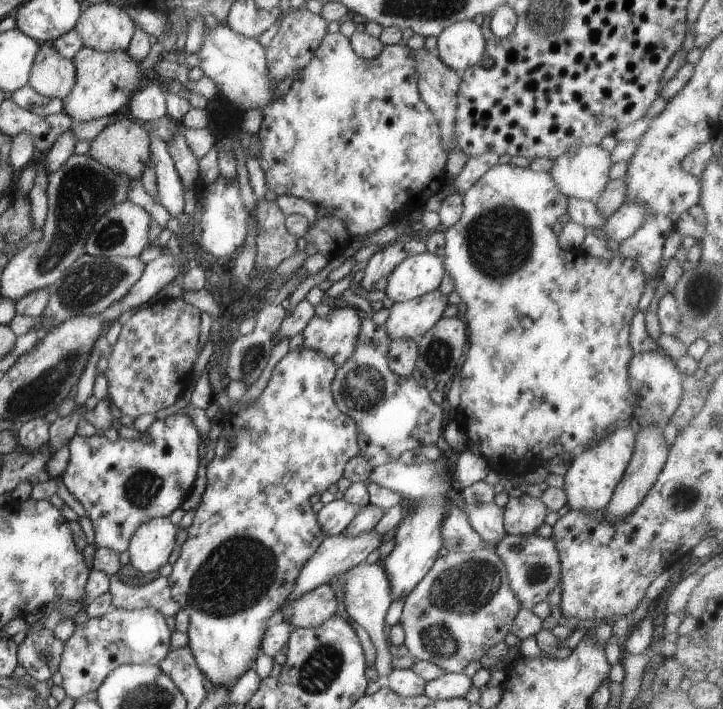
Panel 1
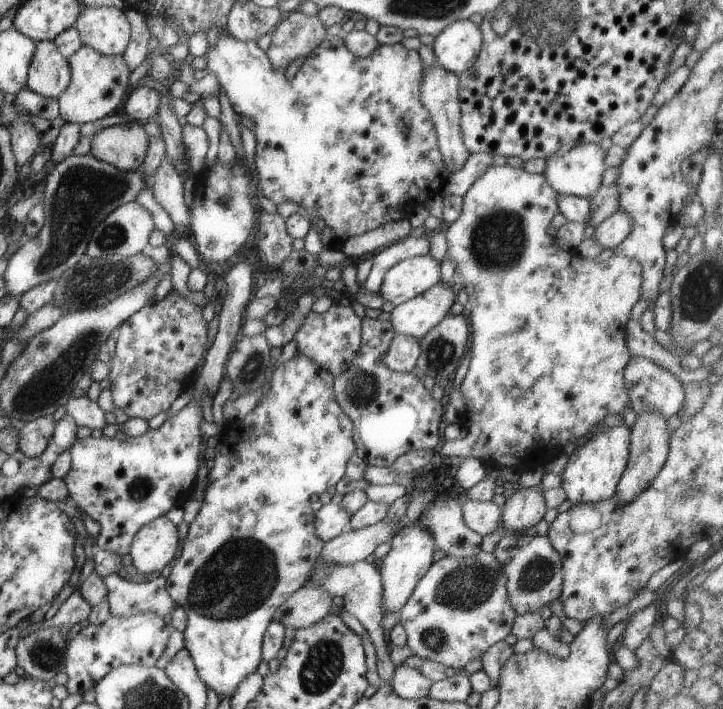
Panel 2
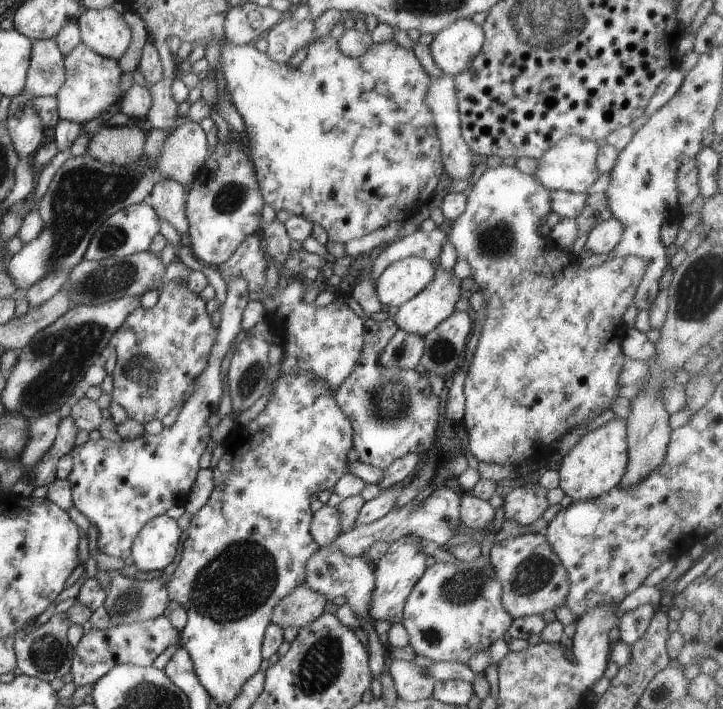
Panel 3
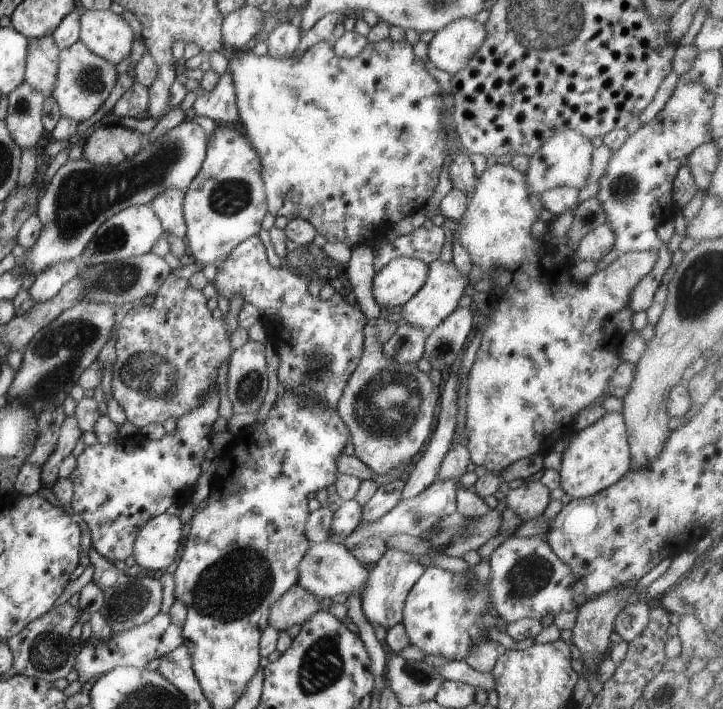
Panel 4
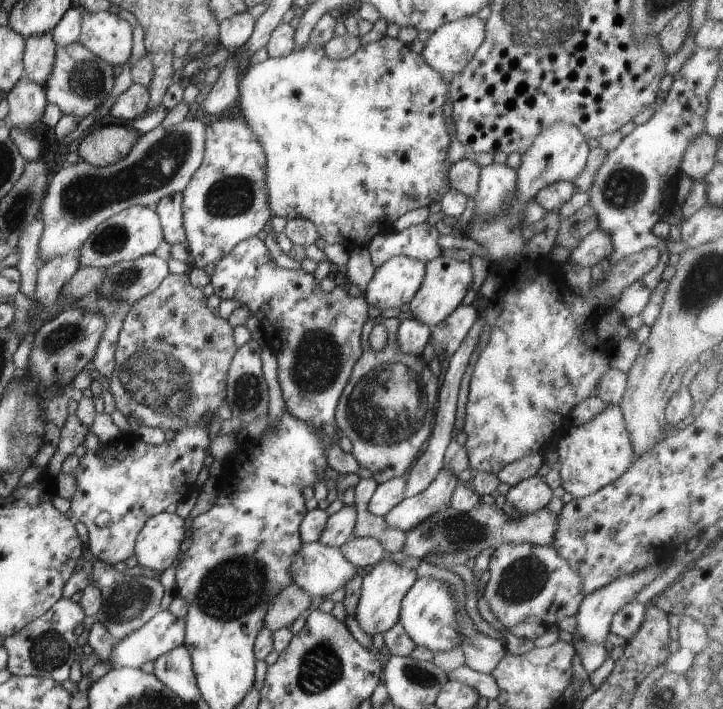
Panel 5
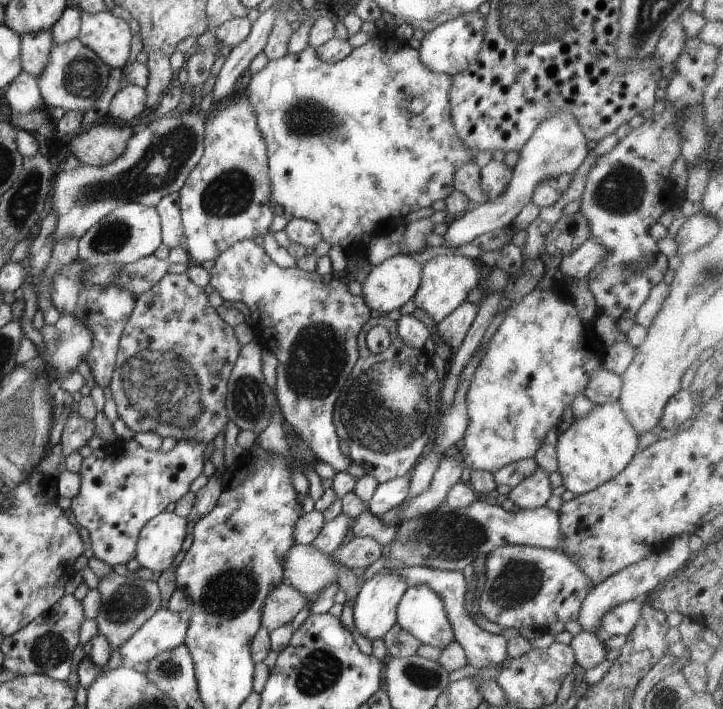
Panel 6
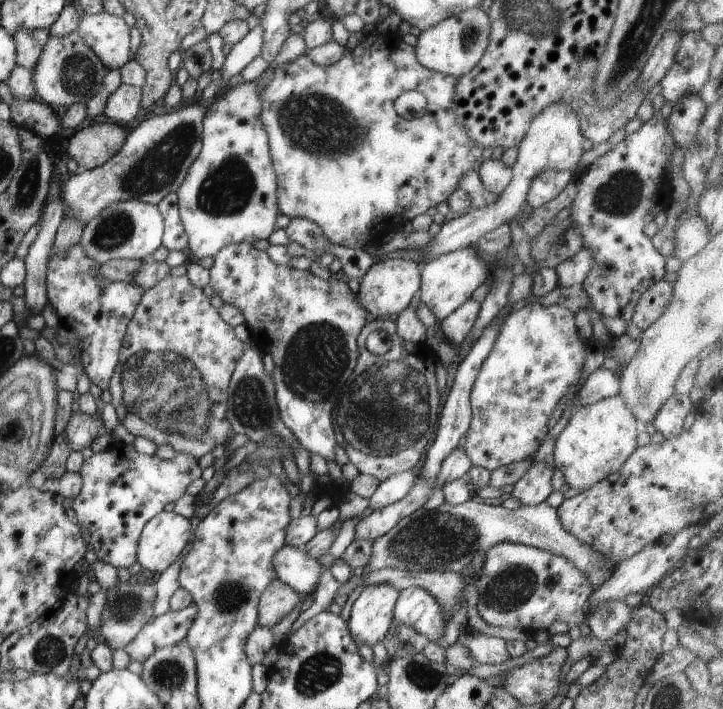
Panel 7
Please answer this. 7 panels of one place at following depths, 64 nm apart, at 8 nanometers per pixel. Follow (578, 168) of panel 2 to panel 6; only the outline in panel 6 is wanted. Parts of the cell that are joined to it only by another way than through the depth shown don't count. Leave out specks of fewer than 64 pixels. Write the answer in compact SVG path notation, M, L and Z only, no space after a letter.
M557 111L544 118L525 144L518 150L517 162L513 165L510 181L495 199L487 199L470 211L463 213L446 226L442 245L449 248L461 246L476 236L494 228L510 225L515 215L530 202L530 196L537 182L545 177L572 174L589 152L585 147L586 138L581 134L578 122L567 111Z

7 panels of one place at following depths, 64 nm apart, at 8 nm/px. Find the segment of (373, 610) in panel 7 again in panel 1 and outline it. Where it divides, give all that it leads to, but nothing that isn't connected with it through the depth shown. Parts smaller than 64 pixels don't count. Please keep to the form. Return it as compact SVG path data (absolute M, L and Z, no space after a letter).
M441 453L432 462L421 462L419 465L405 465L398 461L372 467L367 481L382 487L390 488L401 495L401 502L407 506L407 512L398 524L393 538L393 548L384 558L383 570L389 583L391 600L405 598L413 587L425 576L437 550L441 547L440 524L446 508L451 505L445 495L453 484L445 484L445 461Z

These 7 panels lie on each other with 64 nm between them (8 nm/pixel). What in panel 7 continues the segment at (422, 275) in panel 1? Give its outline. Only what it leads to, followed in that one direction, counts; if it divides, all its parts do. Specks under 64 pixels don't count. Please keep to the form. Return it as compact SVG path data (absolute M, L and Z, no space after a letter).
M379 258L375 260L361 277L356 293L359 304L366 312L375 314L377 319L385 319L390 314L398 314L407 307L413 294L420 287L421 269L421 264L411 259Z

